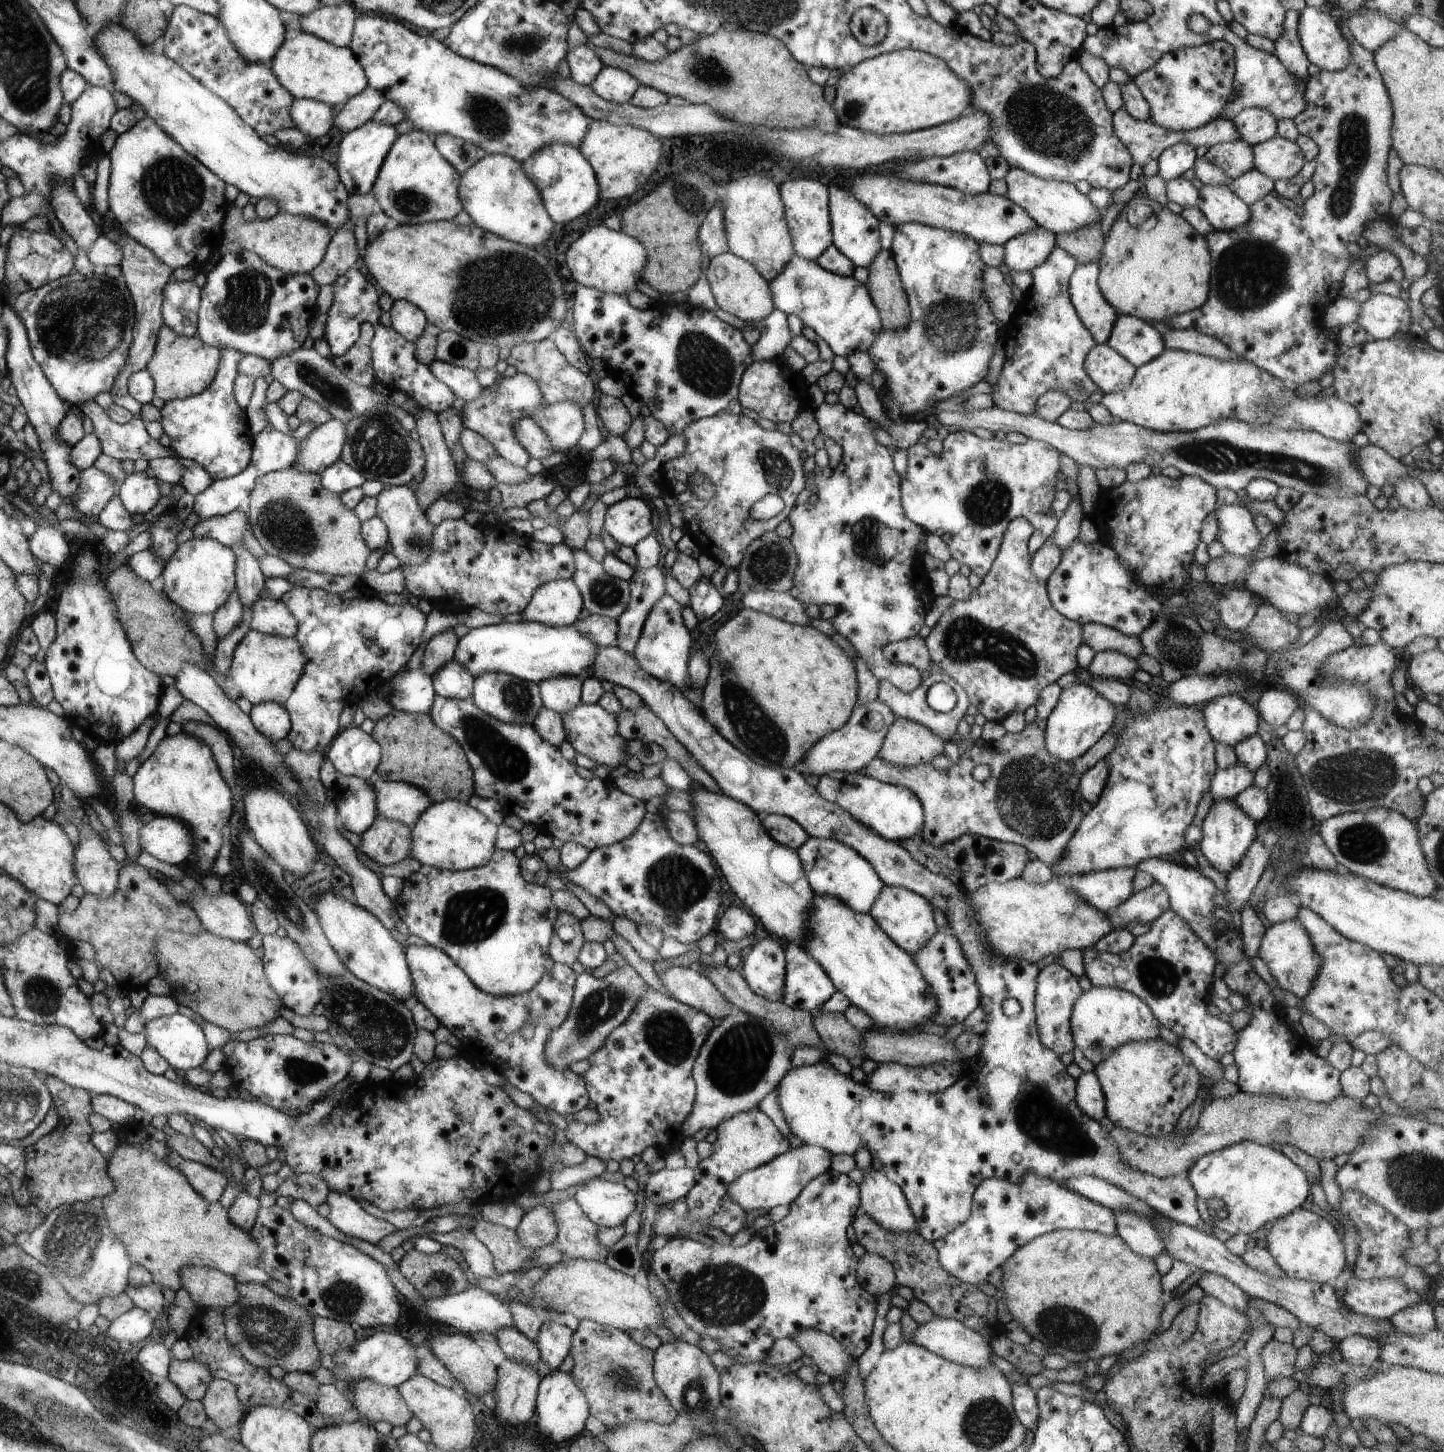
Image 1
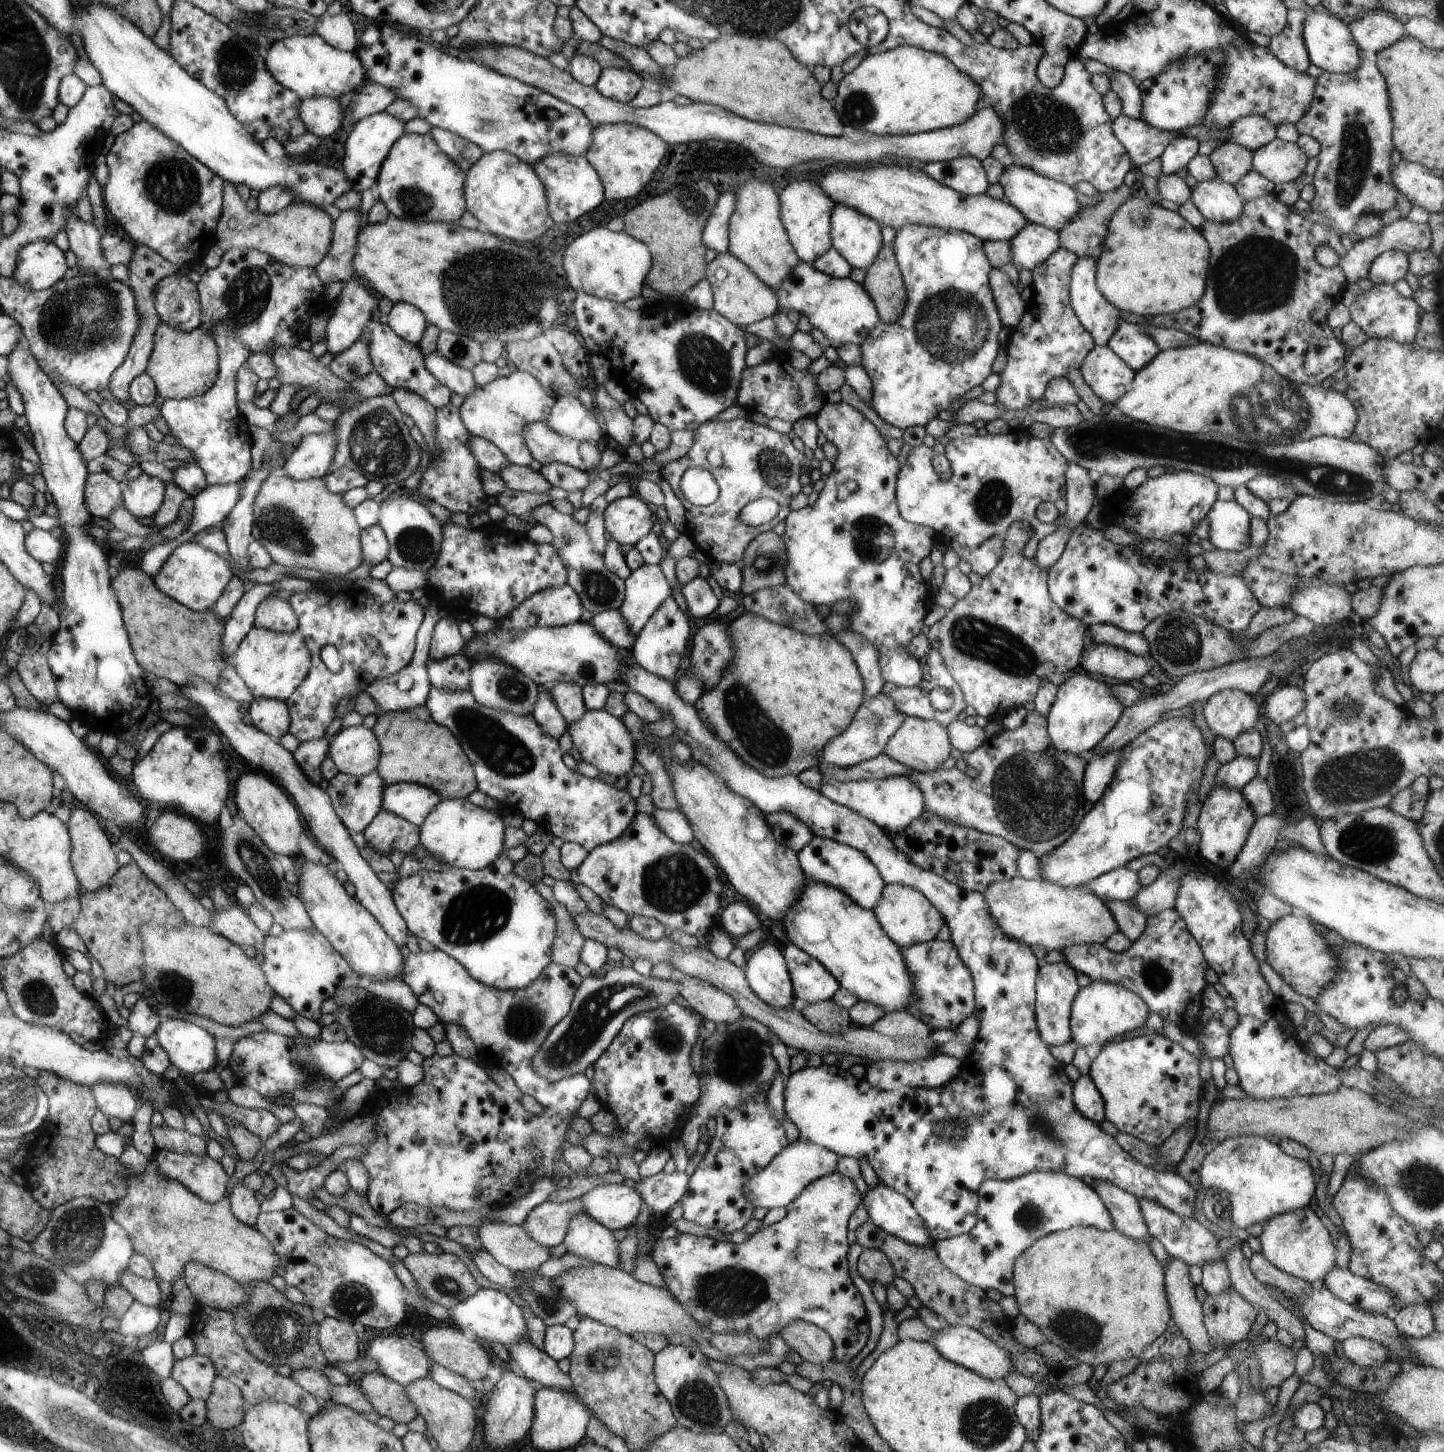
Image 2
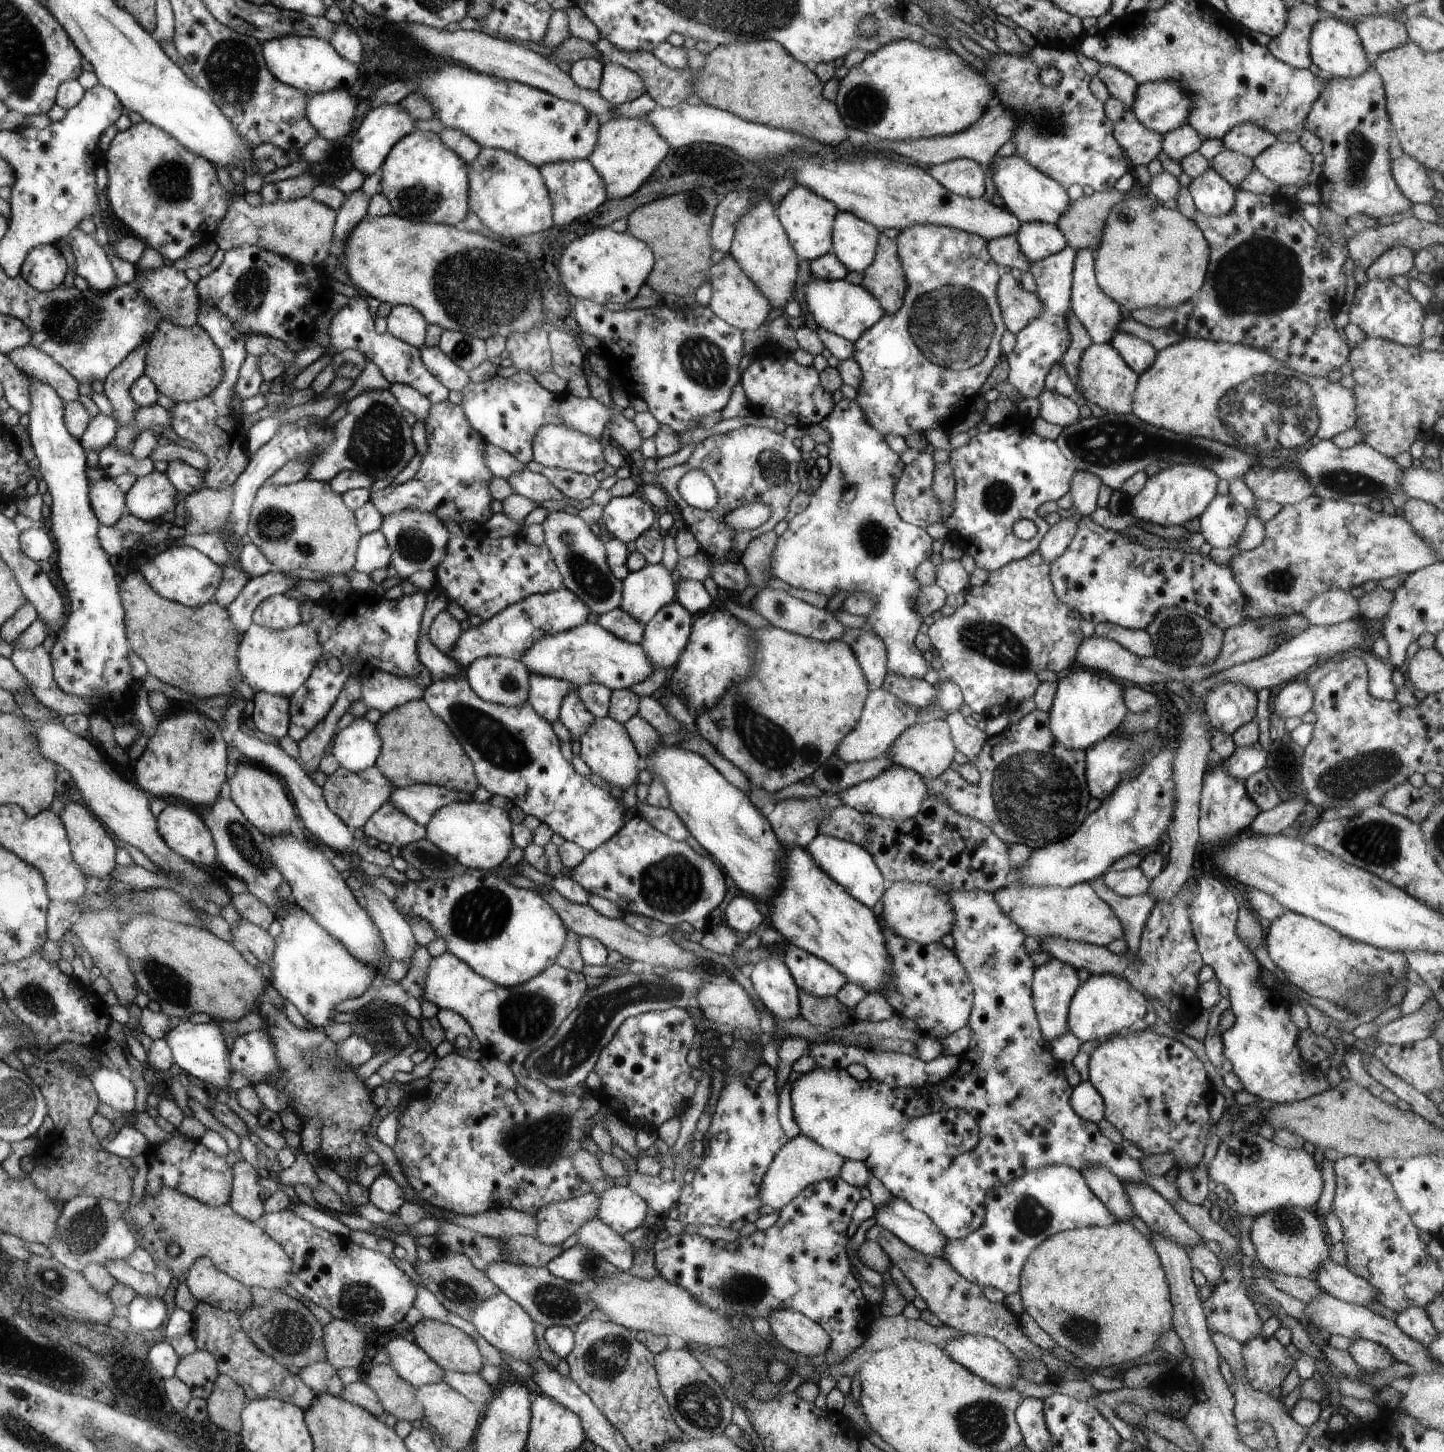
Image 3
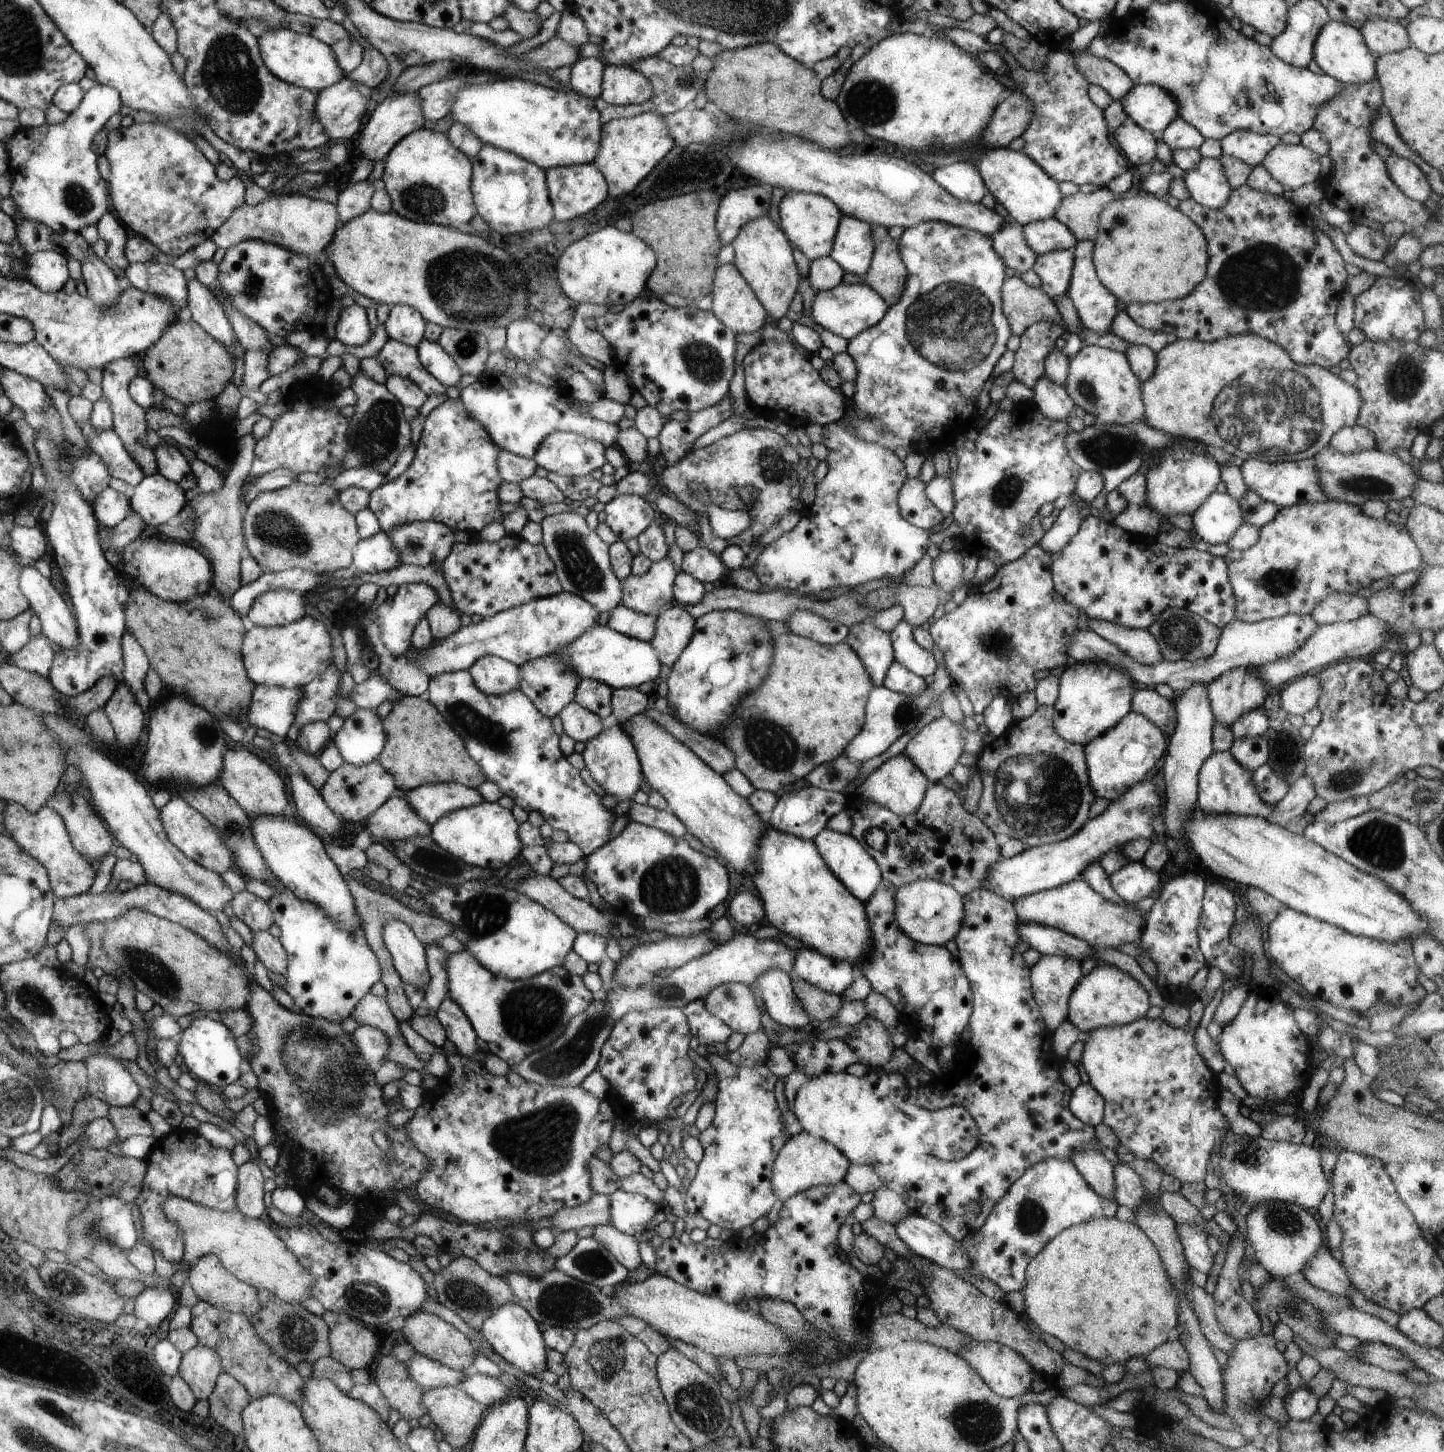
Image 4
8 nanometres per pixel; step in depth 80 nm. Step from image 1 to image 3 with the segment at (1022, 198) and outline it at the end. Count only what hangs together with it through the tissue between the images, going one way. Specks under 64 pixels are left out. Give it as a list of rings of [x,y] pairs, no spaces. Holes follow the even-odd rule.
[[[1020,155],[996,157],[989,164],[996,193],[1002,196],[1006,208],[1021,223],[1054,223],[1060,218],[1071,201],[1066,188],[1058,181],[1035,169]]]

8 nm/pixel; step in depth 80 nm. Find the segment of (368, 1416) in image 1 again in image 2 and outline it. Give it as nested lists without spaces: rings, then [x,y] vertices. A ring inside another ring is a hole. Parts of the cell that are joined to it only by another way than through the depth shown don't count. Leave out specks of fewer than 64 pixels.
[[[380,1369],[360,1375],[356,1381],[369,1396],[375,1411],[381,1416],[392,1418],[396,1423],[406,1424],[418,1416],[418,1409],[409,1399],[405,1385],[393,1381]]]

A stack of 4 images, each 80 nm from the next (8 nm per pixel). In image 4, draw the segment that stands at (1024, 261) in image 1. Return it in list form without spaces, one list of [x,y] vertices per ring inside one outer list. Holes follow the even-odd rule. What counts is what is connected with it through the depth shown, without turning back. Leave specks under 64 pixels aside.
[[[1056,217],[1023,225],[1023,233],[1036,256],[1062,249],[1072,250],[1078,242],[1074,233]]]

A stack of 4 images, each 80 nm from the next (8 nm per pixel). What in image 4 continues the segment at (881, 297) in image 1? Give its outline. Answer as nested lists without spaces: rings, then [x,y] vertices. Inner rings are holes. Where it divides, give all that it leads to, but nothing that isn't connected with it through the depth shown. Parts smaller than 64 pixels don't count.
[[[872,223],[871,227],[874,243],[873,257],[868,272],[865,274],[862,282],[868,283],[868,286],[871,286],[878,292],[890,308],[900,300],[904,287],[911,283],[909,272],[899,252],[898,240],[892,238],[888,233],[888,229],[881,227],[879,224]]]

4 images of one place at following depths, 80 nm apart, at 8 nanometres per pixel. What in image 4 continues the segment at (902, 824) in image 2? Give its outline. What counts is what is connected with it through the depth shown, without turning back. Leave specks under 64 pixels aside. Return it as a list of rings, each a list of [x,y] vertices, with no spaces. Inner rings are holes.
[[[899,753],[876,768],[852,795],[861,799],[870,799],[872,803],[878,803],[895,815],[904,816],[914,814],[918,810],[929,783],[918,765],[915,765],[915,762],[904,753]]]

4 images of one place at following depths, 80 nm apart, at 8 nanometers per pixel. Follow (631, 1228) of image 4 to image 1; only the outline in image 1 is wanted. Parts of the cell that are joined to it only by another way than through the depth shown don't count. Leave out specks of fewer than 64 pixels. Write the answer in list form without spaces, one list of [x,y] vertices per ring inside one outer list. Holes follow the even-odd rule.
[[[601,1178],[582,1184],[574,1198],[598,1227],[623,1226],[636,1208],[636,1196],[628,1190],[628,1186]]]

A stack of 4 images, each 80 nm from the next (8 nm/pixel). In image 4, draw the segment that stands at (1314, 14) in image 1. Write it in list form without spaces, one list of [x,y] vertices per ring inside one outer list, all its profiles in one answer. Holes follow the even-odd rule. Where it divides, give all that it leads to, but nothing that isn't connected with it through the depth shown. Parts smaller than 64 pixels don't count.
[[[1328,21],[1315,40],[1313,59],[1326,75],[1342,81],[1345,85],[1364,84],[1377,78],[1376,58],[1365,43],[1360,28],[1355,24]]]

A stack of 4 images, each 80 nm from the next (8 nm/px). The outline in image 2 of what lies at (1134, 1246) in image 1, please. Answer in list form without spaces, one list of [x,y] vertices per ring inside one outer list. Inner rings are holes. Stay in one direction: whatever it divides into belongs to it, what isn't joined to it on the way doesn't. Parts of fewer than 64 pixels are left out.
[[[1104,1179],[1084,1180],[1093,1187],[1106,1205],[1115,1227],[1120,1229],[1120,1232],[1137,1241],[1148,1240],[1151,1234],[1142,1216],[1139,1200],[1132,1193]]]

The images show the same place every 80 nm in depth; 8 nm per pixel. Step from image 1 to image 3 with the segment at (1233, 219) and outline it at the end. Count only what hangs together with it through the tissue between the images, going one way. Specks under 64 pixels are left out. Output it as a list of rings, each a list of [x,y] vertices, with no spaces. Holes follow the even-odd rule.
[[[1212,166],[1200,176],[1194,177],[1187,189],[1192,195],[1197,210],[1206,213],[1209,217],[1230,212],[1237,193],[1236,189]]]

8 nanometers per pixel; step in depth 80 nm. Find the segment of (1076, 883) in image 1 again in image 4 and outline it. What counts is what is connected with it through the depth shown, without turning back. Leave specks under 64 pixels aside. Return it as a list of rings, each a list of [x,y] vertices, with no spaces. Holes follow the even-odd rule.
[[[1129,862],[1109,875],[1112,888],[1127,903],[1137,903],[1148,897],[1155,897],[1162,886],[1158,871],[1141,862]]]

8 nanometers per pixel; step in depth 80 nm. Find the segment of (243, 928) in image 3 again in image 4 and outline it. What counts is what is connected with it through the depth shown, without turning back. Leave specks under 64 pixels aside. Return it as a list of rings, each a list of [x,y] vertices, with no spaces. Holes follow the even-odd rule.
[[[268,931],[253,932],[252,948],[255,950],[257,958],[260,959],[267,970],[285,975],[289,960],[284,946],[279,938],[272,936]]]

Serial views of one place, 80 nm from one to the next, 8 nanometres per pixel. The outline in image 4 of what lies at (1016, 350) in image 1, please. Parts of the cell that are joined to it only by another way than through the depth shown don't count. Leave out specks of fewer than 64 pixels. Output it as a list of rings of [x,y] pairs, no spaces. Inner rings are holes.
[[[1062,249],[1038,255],[1033,270],[1041,278],[1041,287],[1053,300],[1067,294],[1073,269],[1073,251]],[[1040,321],[1030,325],[1020,335],[1021,343],[1011,368],[1014,380],[1032,390],[1036,381],[1045,375],[1046,356],[1056,349],[1056,339],[1063,333],[1063,328],[1055,324]]]

